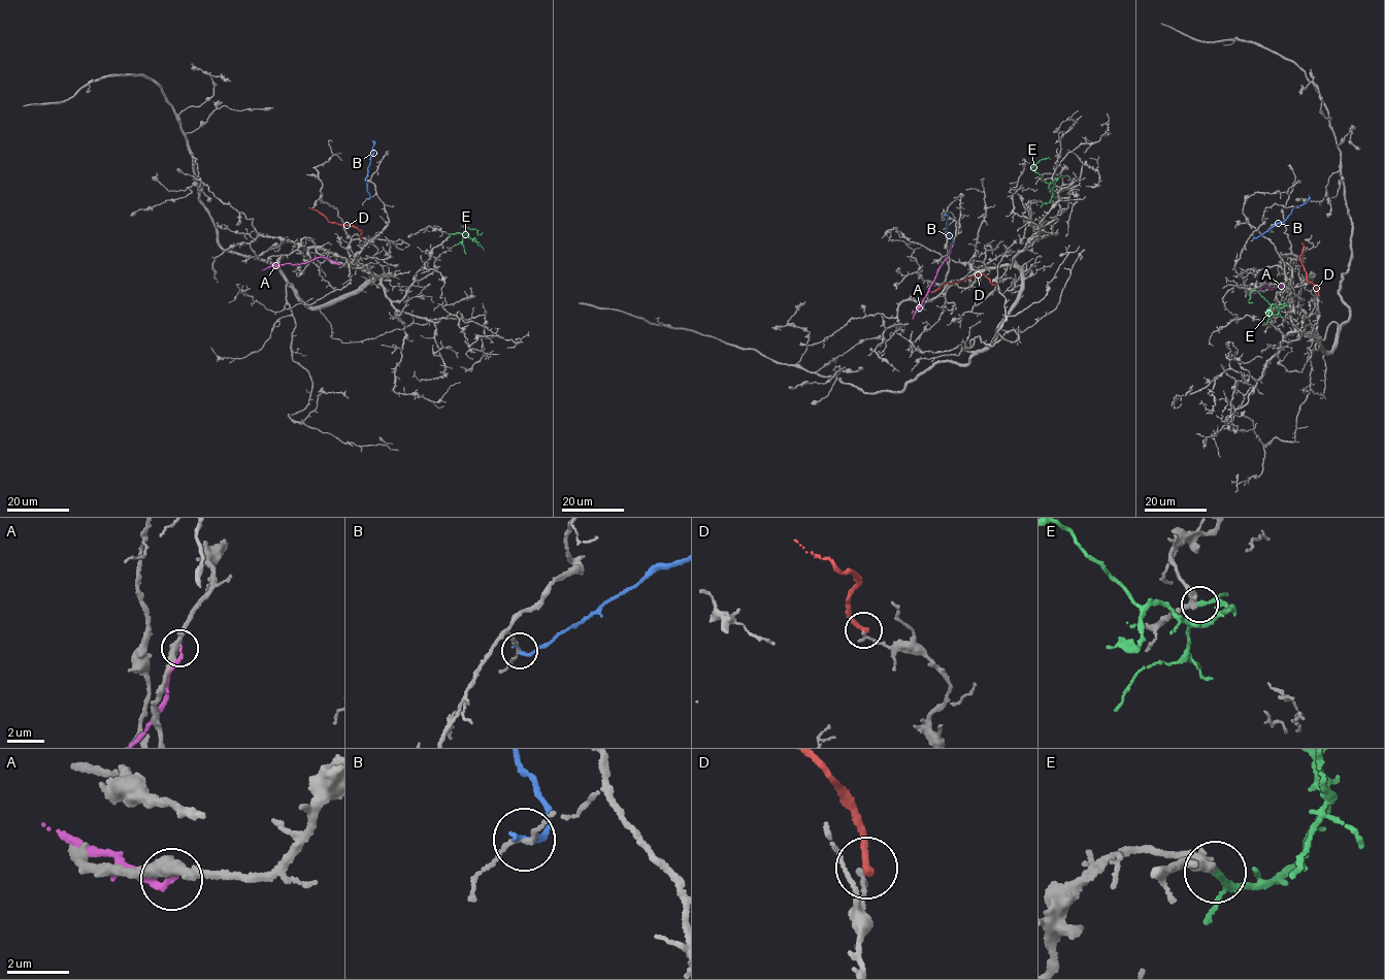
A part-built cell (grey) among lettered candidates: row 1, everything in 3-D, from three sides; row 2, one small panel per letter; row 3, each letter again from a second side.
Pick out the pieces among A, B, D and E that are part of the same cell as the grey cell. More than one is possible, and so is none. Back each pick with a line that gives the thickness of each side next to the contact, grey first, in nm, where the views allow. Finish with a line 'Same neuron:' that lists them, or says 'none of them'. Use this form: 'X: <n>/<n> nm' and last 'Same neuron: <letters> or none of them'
E: 300/170 nm
Same neuron: E

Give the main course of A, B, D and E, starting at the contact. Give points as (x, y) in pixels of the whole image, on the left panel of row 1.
A: (340, 264), (319, 257), (304, 263), (272, 265), (262, 270)
B: (368, 198), (365, 181), (373, 153), (372, 140)
D: (363, 240), (362, 232), (357, 228), (330, 222), (308, 207)
E: (450, 235), (459, 233), (465, 235), (464, 225), (475, 229), (477, 235), (482, 232)

